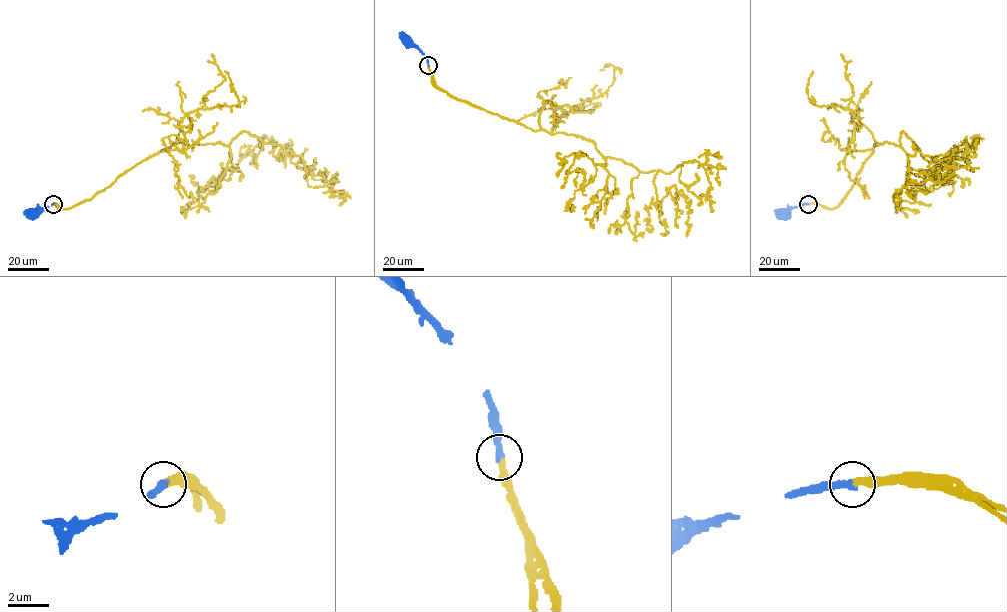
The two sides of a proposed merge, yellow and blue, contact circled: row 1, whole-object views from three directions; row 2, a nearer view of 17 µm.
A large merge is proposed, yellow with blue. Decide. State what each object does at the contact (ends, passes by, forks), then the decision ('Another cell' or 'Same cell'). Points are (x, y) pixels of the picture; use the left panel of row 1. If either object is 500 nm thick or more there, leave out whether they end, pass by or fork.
At the ring yellow ends. At the ring blue ends. Same cell

